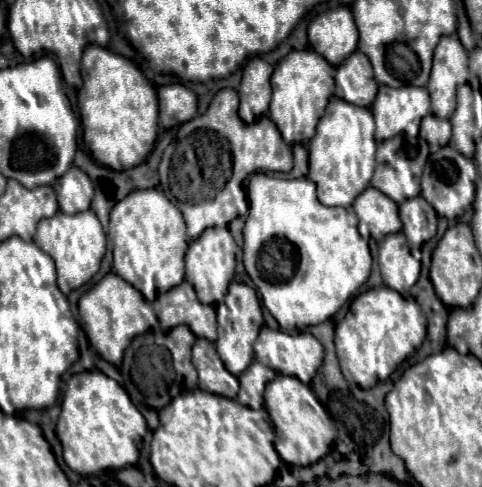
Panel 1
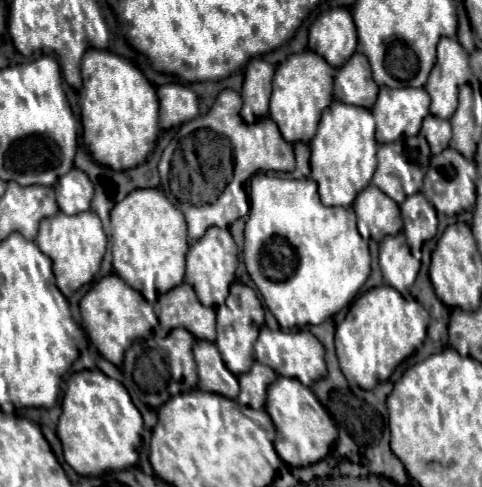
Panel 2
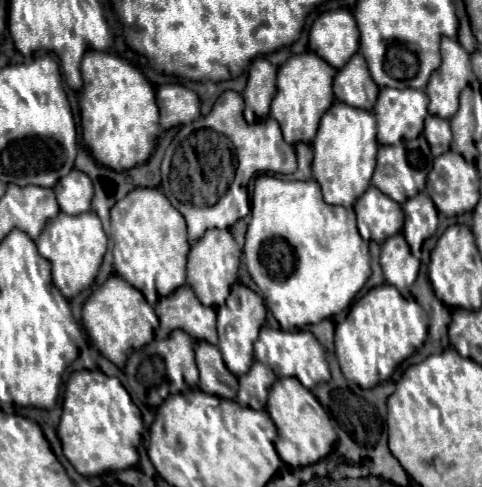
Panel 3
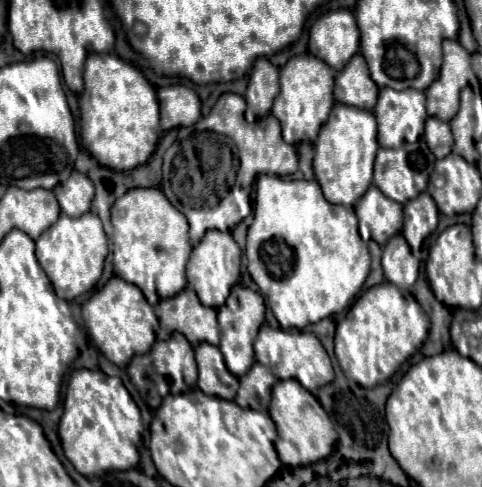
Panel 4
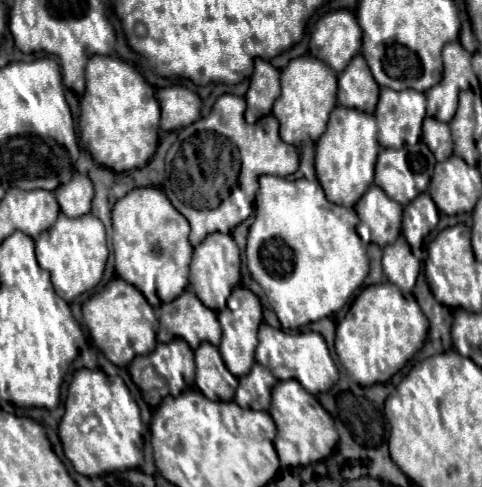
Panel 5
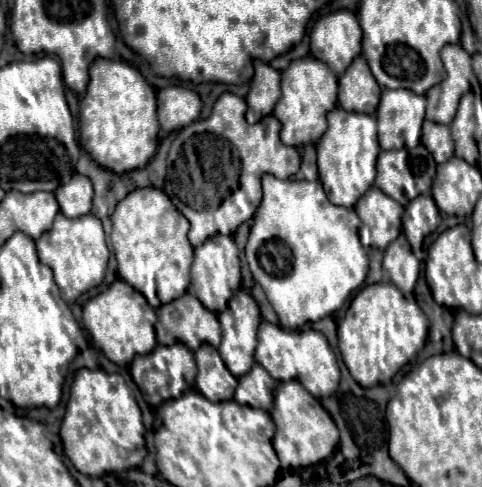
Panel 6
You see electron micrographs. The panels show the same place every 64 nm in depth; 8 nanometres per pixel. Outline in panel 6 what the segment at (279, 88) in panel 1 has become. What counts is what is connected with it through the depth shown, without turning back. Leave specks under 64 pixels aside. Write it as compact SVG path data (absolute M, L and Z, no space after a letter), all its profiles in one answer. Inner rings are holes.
M306 56L290 62L290 66L282 72L282 96L274 108L274 116L282 122L280 138L284 138L284 144L296 148L316 144L328 128L326 114L338 106L336 92L338 76L326 64L320 64L320 60Z

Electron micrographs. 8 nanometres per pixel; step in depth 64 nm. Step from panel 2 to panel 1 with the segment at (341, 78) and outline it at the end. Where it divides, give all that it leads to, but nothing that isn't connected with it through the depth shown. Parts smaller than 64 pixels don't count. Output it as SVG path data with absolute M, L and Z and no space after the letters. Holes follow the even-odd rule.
M354 52L336 68L336 96L368 108L372 100L376 98L378 84L374 80L374 72L370 66L370 60L362 52Z

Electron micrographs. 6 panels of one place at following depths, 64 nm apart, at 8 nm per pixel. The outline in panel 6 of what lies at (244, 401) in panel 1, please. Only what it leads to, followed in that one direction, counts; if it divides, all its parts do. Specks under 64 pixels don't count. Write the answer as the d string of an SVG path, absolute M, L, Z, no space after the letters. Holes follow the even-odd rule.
M254 364L248 374L238 378L234 399L239 404L270 412L274 406L274 390L276 380L272 380L272 376L268 376L268 372L260 368L260 364Z

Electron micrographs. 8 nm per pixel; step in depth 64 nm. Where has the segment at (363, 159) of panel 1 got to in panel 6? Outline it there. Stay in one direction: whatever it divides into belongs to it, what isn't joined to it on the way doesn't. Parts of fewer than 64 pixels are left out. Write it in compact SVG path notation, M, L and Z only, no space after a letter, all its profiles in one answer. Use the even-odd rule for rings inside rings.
M340 106L328 114L328 130L316 144L320 182L328 200L336 206L352 208L366 194L376 178L376 156L380 154L376 118L358 112L346 112Z

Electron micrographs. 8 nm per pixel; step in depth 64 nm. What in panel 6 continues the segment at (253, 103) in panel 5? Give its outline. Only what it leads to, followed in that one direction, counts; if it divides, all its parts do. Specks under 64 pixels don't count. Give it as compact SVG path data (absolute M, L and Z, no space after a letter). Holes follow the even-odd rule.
M260 60L254 62L254 68L256 74L246 96L246 120L249 124L254 124L272 114L272 108L280 98L280 72Z

